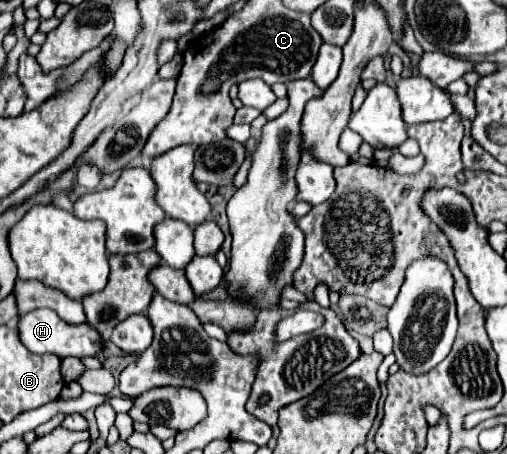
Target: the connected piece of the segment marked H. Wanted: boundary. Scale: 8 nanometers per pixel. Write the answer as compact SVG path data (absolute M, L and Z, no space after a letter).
M36 309L18 319L18 337L24 343L24 347L32 353L54 353L60 359L64 357L84 357L94 355L102 347L102 339L98 331L94 331L88 323L82 325L70 325L62 321L54 311L50 309Z

